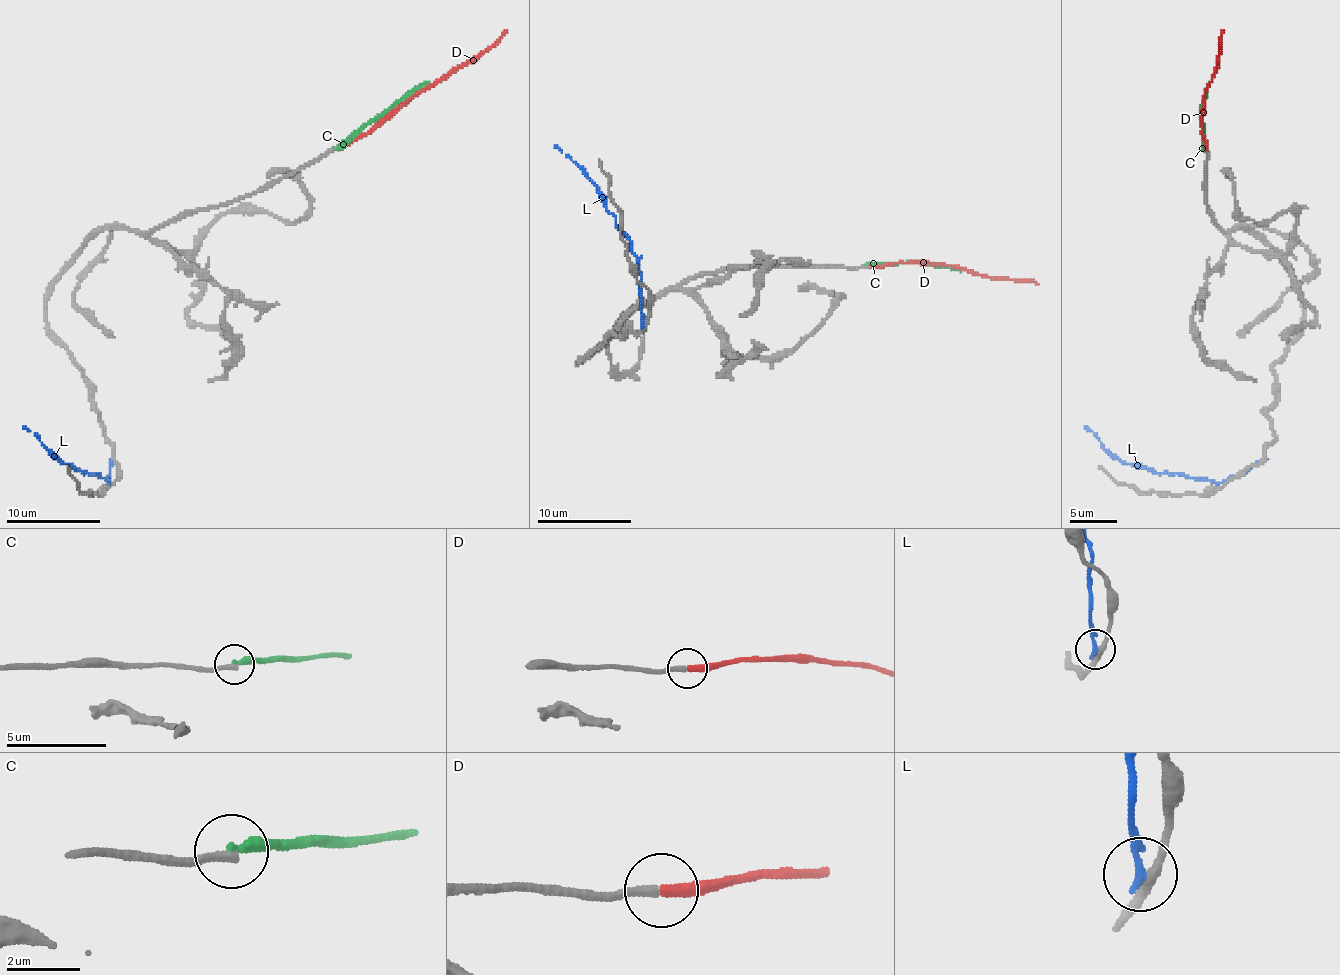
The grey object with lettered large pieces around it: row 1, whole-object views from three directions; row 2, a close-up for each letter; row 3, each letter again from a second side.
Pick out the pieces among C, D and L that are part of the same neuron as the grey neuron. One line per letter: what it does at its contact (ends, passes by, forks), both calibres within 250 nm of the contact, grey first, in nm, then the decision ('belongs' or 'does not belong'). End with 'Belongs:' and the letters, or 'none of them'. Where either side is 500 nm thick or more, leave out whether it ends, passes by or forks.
C: it ends; calibres 280 and 360 nm; does not belong
D: it ends; calibres 260 and 360 nm; belongs
L: it ends; calibres 260 and 240 nm; does not belong
Belongs: D

